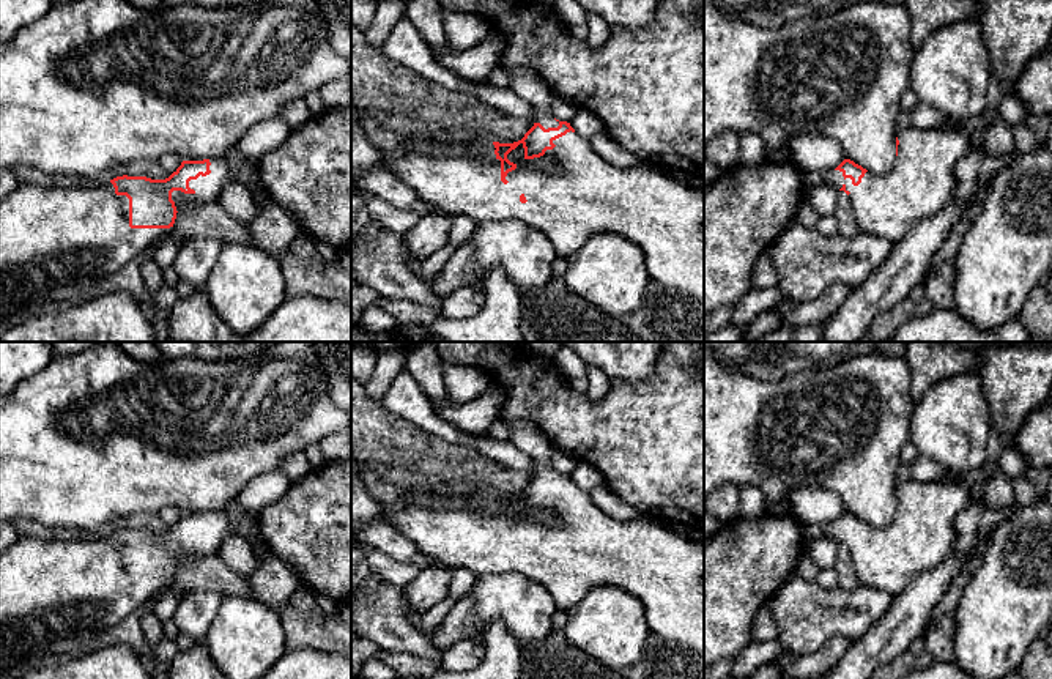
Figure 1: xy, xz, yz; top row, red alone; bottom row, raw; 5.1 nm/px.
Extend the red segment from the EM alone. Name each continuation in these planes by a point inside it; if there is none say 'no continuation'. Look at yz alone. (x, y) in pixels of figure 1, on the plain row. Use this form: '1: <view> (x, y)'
1: yz (923, 533)

